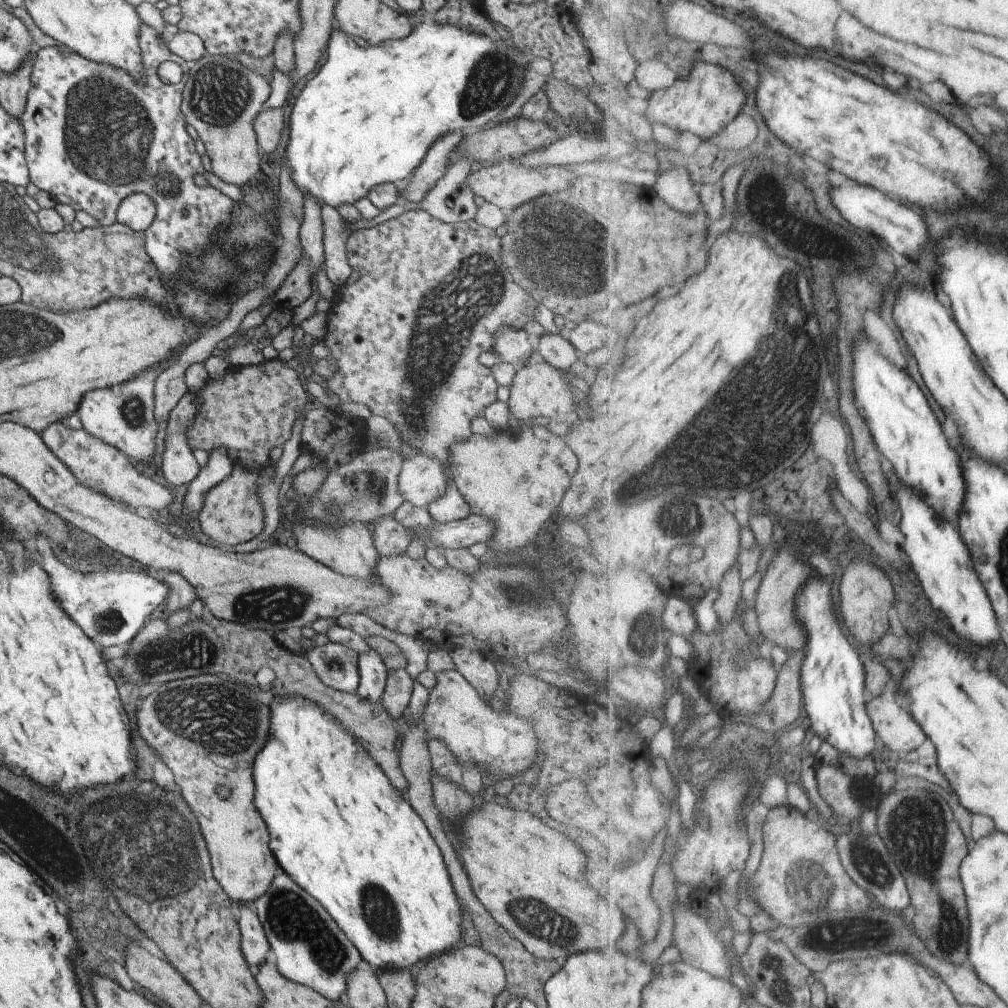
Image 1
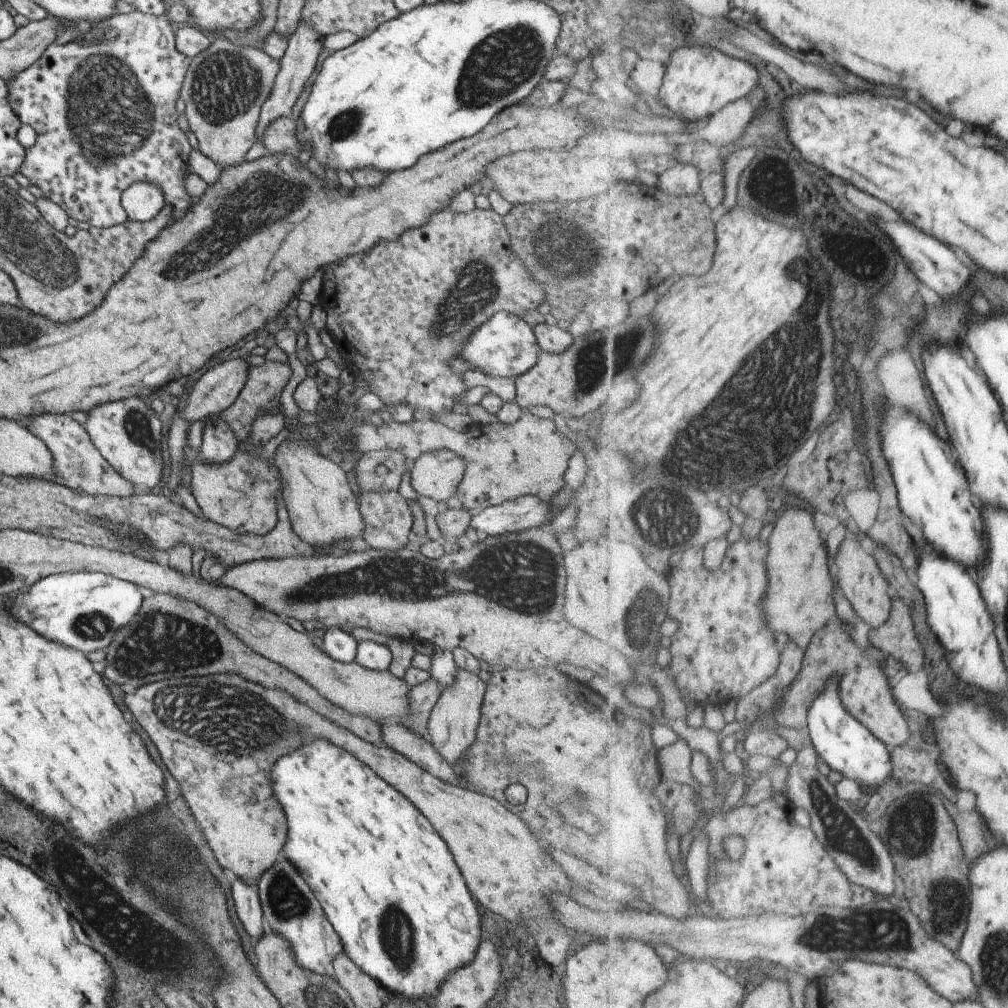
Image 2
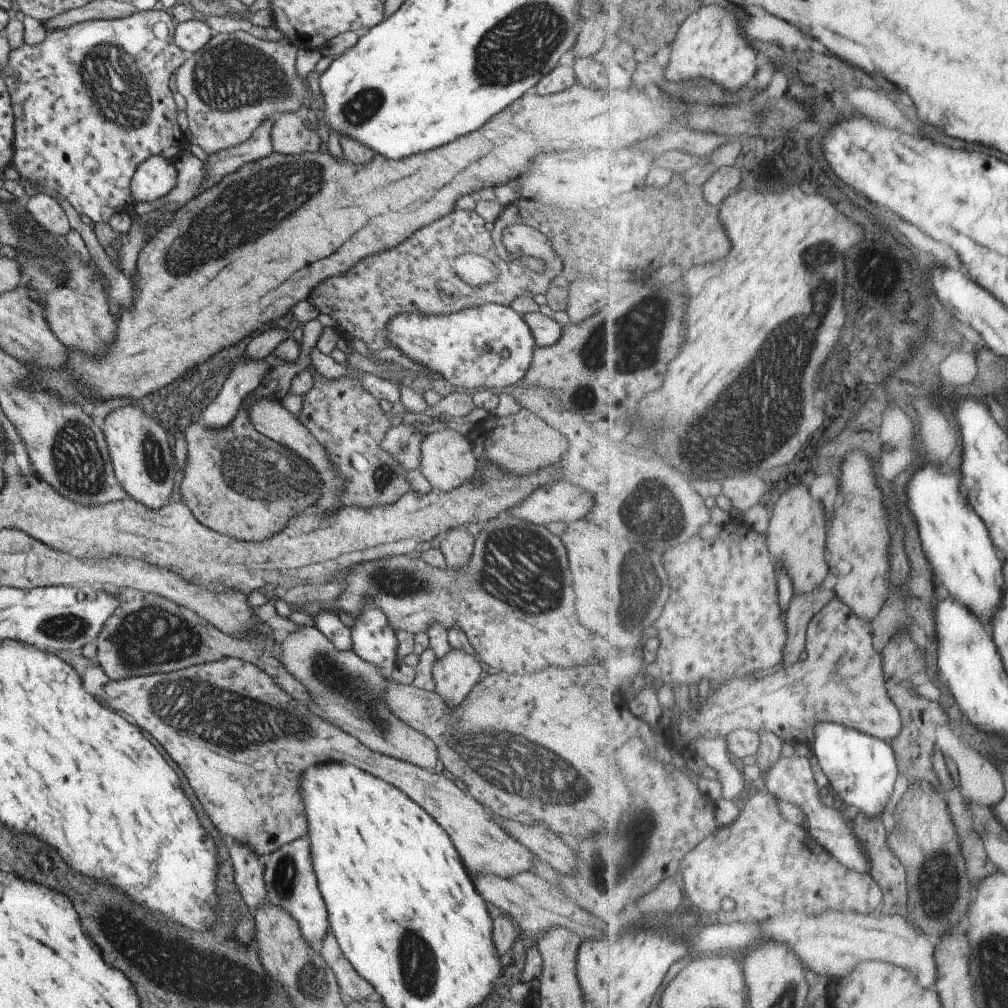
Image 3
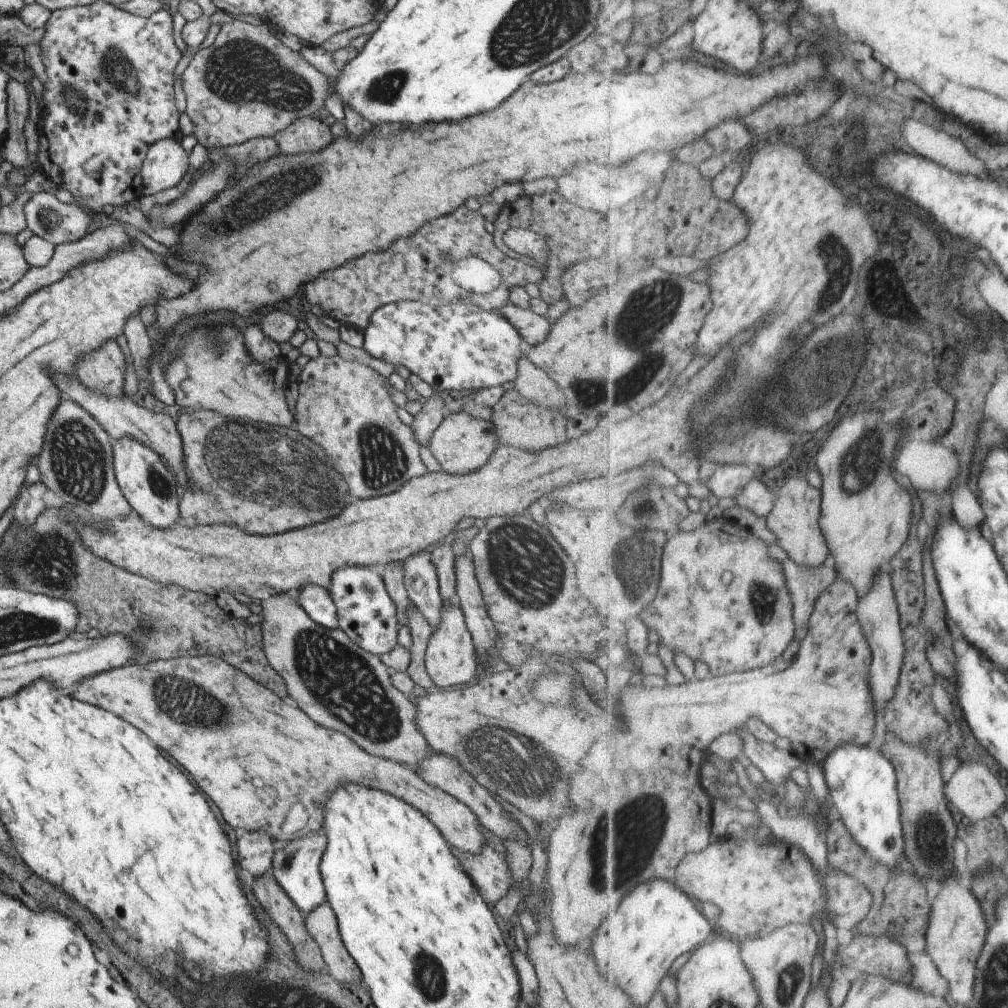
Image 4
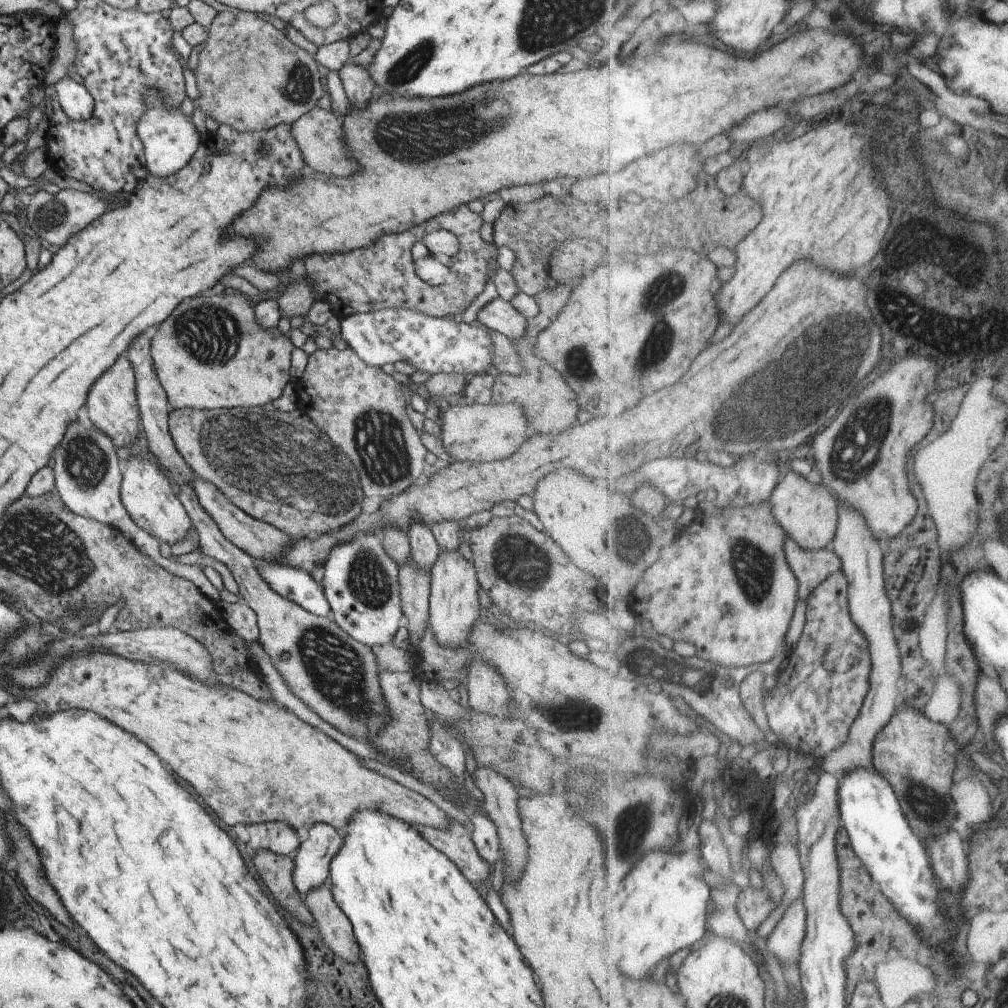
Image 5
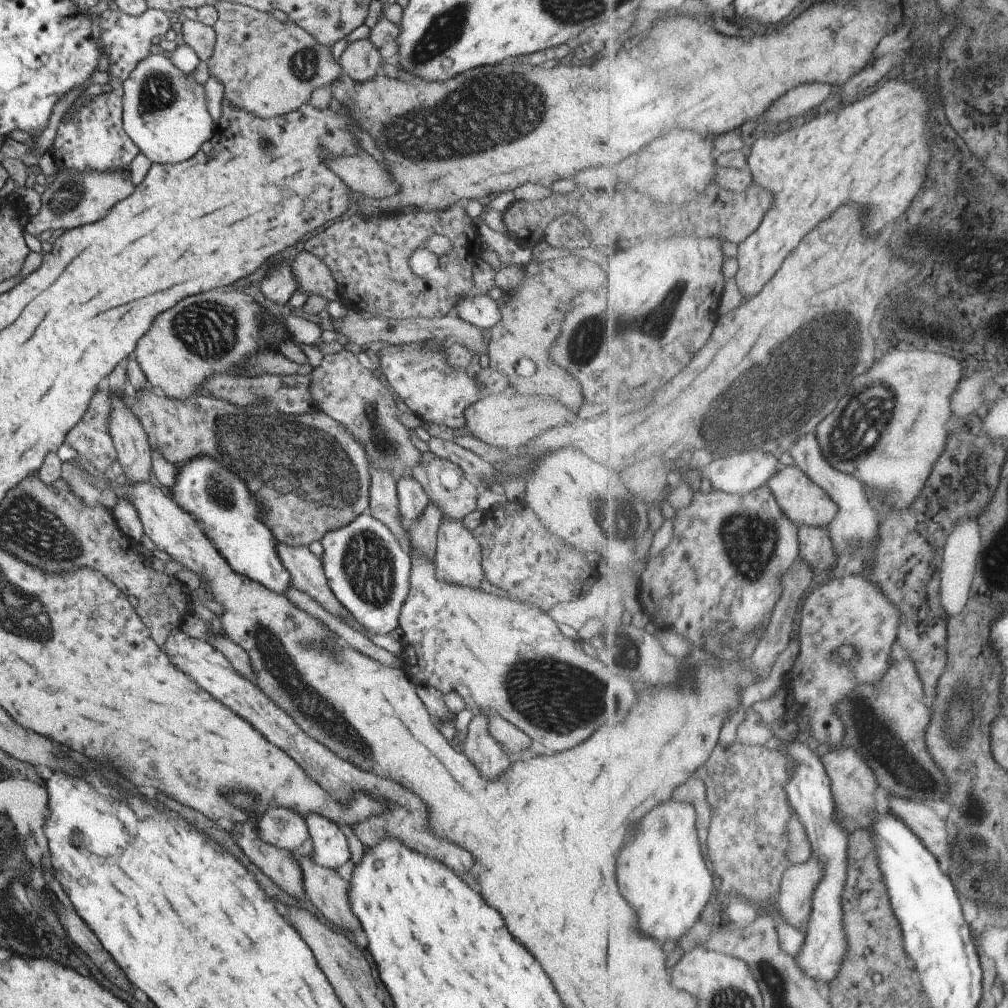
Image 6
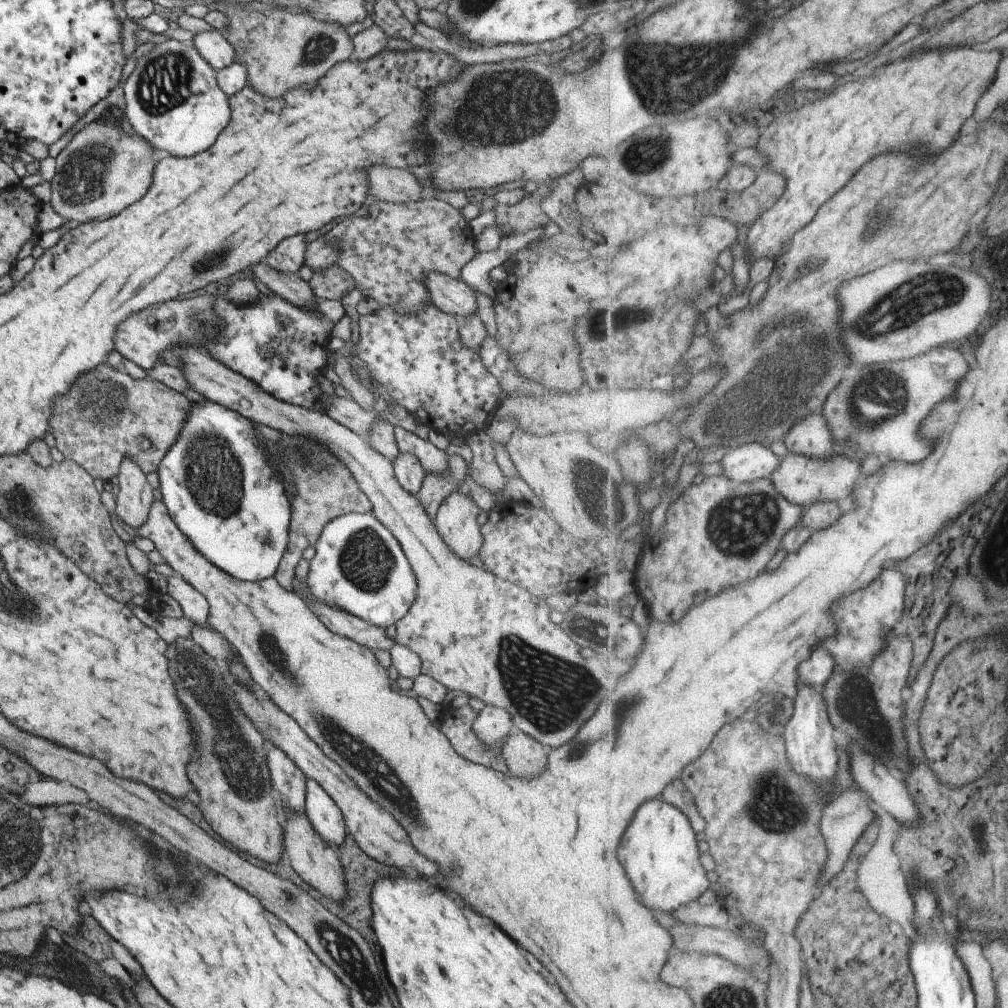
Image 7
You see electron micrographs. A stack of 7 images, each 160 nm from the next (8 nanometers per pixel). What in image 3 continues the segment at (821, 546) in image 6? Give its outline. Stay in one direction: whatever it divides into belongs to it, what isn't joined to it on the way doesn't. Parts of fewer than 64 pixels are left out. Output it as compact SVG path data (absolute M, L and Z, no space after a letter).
M817 587L809 593L794 593L787 608L788 645L784 650L783 667L794 665L806 650L808 626L813 617L837 596L834 589Z

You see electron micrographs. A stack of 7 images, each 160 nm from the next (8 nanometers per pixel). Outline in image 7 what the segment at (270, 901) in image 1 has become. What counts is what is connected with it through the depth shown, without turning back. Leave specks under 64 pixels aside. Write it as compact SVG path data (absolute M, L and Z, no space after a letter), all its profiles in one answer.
M305 777L304 785L303 812L324 843L336 848L347 833L339 808L316 780Z

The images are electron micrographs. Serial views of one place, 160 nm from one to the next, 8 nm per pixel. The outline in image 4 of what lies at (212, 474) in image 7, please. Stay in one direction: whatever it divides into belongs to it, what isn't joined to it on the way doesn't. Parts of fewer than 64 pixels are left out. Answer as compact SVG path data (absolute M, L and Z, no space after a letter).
M305 585L297 591L296 601L315 624L337 629L336 610L326 589L317 585Z

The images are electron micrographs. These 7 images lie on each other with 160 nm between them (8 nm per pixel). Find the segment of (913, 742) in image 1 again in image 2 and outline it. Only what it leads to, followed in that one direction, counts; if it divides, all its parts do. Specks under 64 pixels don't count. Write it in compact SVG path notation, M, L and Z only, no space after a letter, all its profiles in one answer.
M838 619L829 621L821 627L810 640L810 645L805 648L805 658L801 672L795 680L784 690L784 696L779 704L769 708L762 704L758 713L758 721L768 713L775 714L779 726L801 729L808 728L808 710L813 702L826 689L830 679L840 679L840 696L842 705L849 714L860 719L865 726L872 730L881 742L889 746L903 746L909 744L911 732L907 728L907 722L903 718L903 712L895 703L892 686L887 682L887 675L881 660L877 660L877 654L883 654L876 646L861 648L855 638L851 636L854 629L846 627Z

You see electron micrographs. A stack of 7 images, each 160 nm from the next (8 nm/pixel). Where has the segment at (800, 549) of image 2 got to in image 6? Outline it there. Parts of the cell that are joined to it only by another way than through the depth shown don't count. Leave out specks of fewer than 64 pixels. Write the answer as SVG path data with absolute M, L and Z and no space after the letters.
M797 464L783 467L767 485L780 502L781 508L798 526L799 530L803 525L829 526L840 511L840 506L828 491L817 484L805 471L802 471Z

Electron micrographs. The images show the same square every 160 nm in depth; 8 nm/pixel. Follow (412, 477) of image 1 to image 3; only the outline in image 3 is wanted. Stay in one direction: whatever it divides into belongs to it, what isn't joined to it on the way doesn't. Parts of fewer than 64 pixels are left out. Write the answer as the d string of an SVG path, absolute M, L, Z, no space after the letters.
M450 426L437 429L424 436L420 444L421 475L425 477L431 490L449 491L466 483L476 472L476 456L468 436L462 436L459 431L453 431Z

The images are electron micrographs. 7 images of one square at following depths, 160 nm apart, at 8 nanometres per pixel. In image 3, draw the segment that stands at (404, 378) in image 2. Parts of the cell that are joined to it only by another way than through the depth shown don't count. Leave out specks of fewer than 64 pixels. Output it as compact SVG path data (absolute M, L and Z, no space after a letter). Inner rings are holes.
M454 208L451 214L417 230L395 248L367 256L343 274L321 281L305 300L335 321L340 336L375 340L376 350L383 350L389 345L384 327L395 314L416 311L447 315L483 303L509 307L514 298L544 294L550 280L563 269L560 260L557 264L547 264L542 274L529 271L518 259L503 262L494 251L488 231L489 225L474 210ZM471 252L487 257L496 266L498 276L493 283L485 287L470 287L456 277L452 262L459 254Z

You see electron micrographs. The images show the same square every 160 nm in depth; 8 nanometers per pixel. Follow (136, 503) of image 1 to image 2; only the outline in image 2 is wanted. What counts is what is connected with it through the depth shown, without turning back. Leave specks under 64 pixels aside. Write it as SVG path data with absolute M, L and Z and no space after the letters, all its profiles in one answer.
M39 414L29 418L29 428L35 438L39 438L50 452L53 480L72 491L97 496L126 497L133 494L133 486L125 480L109 463L101 456L101 453L91 442L84 426L79 425L69 415L53 416L53 414Z

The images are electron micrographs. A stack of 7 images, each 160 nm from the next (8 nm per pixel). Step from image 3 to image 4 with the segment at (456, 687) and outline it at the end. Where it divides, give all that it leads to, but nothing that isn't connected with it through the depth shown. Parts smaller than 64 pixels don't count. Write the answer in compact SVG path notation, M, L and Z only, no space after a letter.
M457 599L453 601L441 600L441 602L437 626L431 631L424 652L424 665L432 684L439 686L439 688L451 688L451 686L465 684L475 676L477 658Z

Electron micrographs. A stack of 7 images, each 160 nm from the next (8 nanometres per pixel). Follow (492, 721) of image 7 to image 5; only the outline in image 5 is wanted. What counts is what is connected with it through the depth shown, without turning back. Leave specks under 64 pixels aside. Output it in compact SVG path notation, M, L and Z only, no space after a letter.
M479 765L473 771L474 785L483 795L482 806L486 812L486 816L496 826L496 835L499 838L499 846L501 852L505 856L505 864L507 864L507 880L515 880L517 874L521 872L523 864L525 864L525 842L521 838L521 830L519 830L519 818L517 818L517 810L515 810L518 801L520 789L516 783L511 783L501 773L493 770L490 766Z

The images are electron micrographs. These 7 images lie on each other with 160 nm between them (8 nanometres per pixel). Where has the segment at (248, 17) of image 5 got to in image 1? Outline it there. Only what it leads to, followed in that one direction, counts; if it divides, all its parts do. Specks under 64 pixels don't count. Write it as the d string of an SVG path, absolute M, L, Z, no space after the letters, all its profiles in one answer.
M205 54L189 63L180 111L185 122L193 126L204 146L210 160L209 170L224 183L241 187L259 170L259 148L253 119L269 93L268 78L243 66L235 58Z

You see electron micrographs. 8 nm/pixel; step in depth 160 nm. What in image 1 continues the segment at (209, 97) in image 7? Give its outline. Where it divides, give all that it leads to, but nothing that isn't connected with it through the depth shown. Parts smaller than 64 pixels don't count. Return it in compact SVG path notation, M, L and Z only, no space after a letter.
M131 193L119 201L116 222L134 231L145 231L153 222L155 207L153 201L143 193Z

